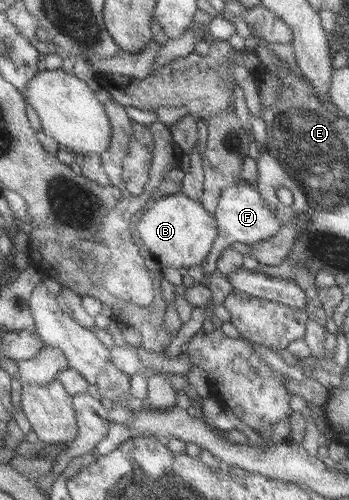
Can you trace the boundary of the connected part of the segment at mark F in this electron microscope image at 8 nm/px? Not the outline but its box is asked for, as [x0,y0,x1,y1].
[202,180,283,284]

